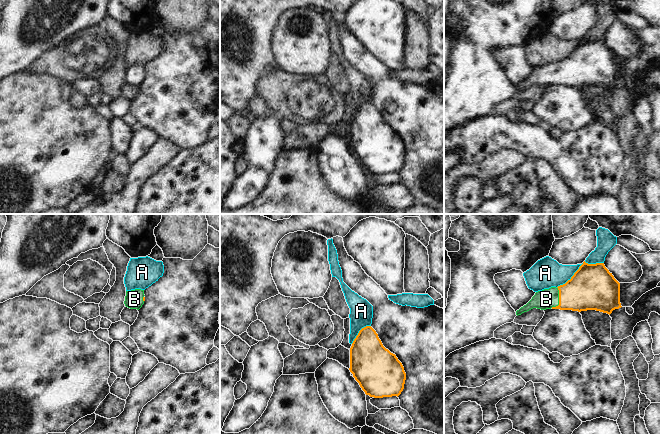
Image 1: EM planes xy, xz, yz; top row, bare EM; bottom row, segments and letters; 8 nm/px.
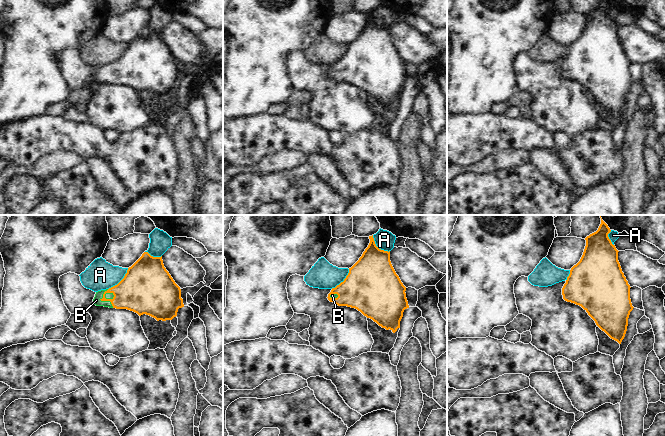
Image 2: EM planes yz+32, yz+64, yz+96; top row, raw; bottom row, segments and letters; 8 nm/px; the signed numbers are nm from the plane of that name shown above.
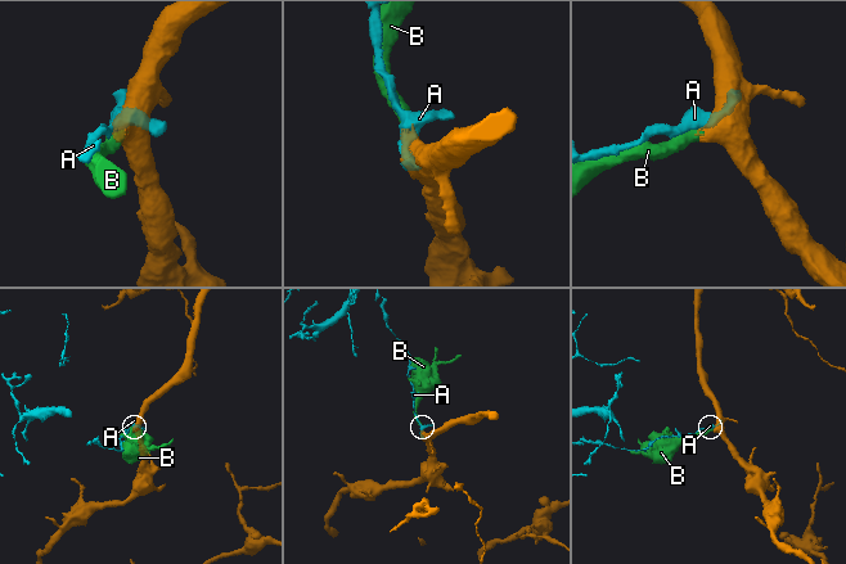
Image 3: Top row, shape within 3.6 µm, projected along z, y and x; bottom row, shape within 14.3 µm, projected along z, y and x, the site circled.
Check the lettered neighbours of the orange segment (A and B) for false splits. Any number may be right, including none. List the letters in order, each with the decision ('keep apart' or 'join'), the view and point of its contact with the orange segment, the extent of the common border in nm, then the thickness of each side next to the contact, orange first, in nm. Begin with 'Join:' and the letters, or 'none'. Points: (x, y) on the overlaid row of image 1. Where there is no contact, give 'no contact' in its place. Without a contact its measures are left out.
Join: B
A: keep apart | yz (571, 278) | 300 nm | 360/240 nm
B: join | yz (559, 299) | 180 nm | 340/160 nm

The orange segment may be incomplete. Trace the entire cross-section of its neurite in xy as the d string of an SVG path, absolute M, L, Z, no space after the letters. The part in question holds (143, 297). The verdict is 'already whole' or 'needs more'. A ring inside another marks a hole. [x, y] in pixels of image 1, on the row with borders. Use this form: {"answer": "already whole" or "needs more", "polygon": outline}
{"answer": "needs more", "polygon": "M141 289L126 291L124 304L126 307L130 309L139 310L144 304L144 301L145 301L144 296L145 296L144 290L141 290Z"}

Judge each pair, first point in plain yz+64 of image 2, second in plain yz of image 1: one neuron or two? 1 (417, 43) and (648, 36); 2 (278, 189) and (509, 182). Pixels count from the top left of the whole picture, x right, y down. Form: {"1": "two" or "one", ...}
{"1": "two", "2": "one"}

